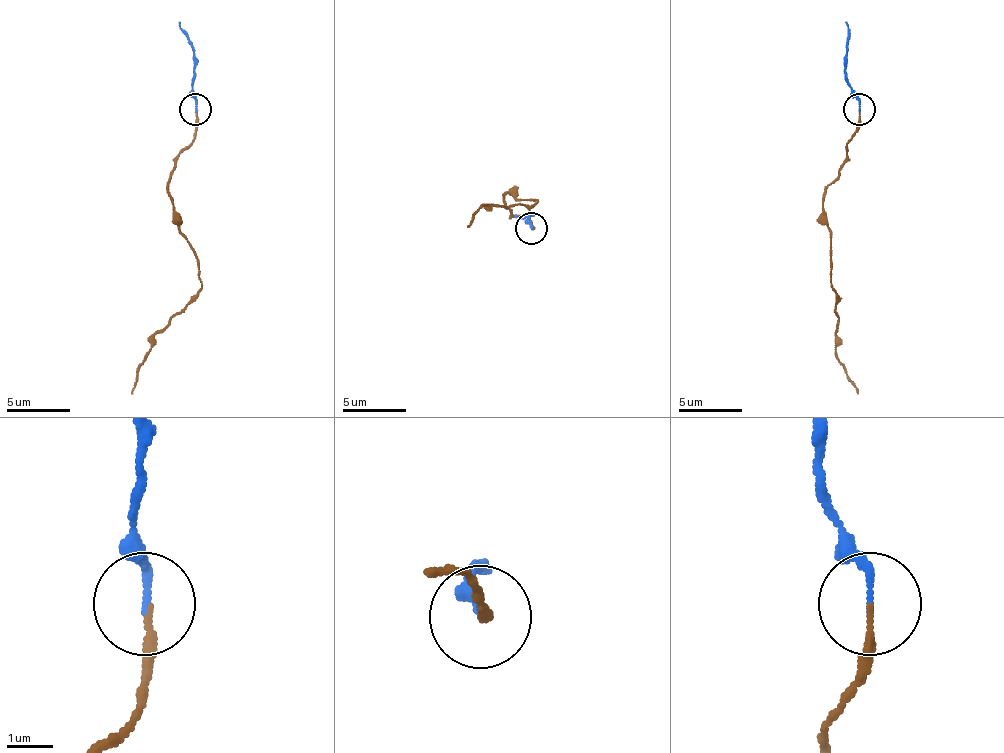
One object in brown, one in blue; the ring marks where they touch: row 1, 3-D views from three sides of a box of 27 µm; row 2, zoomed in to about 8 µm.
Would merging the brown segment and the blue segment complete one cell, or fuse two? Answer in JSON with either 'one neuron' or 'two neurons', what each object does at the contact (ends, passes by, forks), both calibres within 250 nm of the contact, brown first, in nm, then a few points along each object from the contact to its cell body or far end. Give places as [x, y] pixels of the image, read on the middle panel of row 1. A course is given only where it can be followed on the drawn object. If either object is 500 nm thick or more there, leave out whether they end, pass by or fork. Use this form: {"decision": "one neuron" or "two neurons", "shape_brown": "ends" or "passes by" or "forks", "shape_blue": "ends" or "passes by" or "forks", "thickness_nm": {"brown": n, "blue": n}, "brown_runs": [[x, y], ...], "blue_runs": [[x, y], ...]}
{"decision": "one neuron", "shape_brown": "ends", "shape_blue": "ends", "thickness_nm": {"brown": 140, "blue": 170}, "brown_runs": [[534, 227], [524, 215], [505, 205], [508, 192], [514, 199], [537, 199], [530, 205], [486, 205], [467, 227]], "blue_runs": [[530, 227], [527, 224], [530, 215], [514, 215]]}

